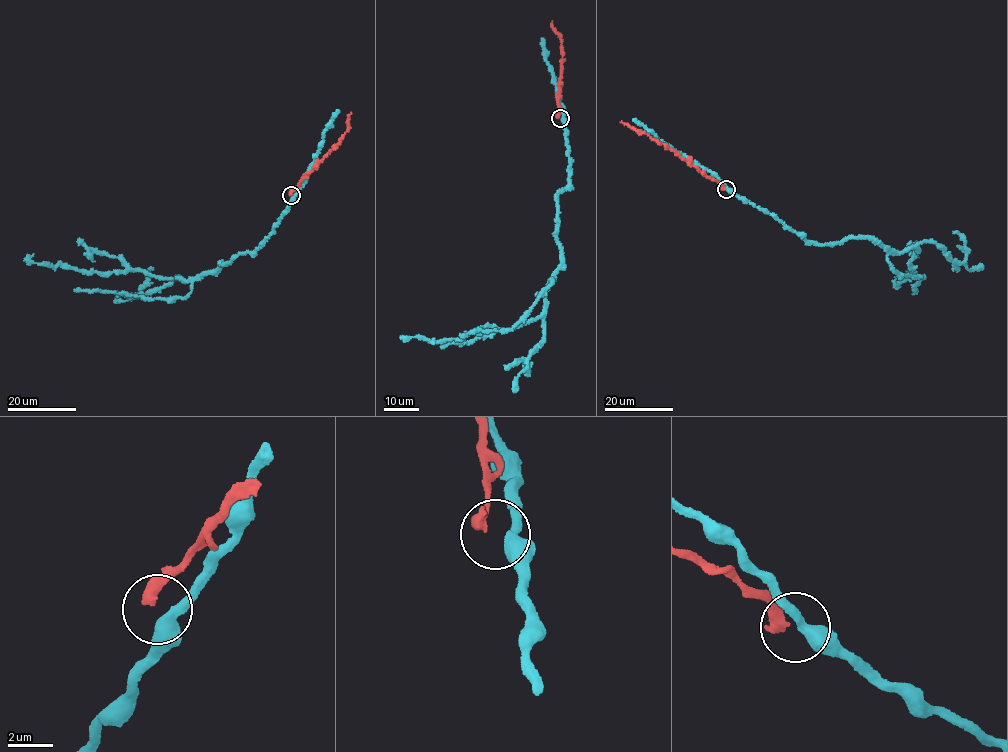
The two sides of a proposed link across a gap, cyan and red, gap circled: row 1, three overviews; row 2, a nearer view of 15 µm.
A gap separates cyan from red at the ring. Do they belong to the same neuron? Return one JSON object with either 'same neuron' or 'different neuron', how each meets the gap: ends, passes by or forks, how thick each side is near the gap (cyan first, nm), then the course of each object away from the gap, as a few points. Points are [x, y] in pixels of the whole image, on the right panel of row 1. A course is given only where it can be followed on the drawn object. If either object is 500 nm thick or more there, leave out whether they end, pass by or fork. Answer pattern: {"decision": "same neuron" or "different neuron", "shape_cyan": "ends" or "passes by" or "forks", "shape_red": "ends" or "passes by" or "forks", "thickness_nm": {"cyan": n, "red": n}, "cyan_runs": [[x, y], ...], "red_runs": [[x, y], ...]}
{"decision": "different neuron", "thickness_nm": {"cyan": 460, "red": 550}, "cyan_runs": [[727, 189], [808, 241], [874, 238], [894, 252], [917, 249], [908, 262], [913, 270], [896, 285], [895, 276]], "red_runs": [[725, 188], [663, 144], [621, 122]]}

